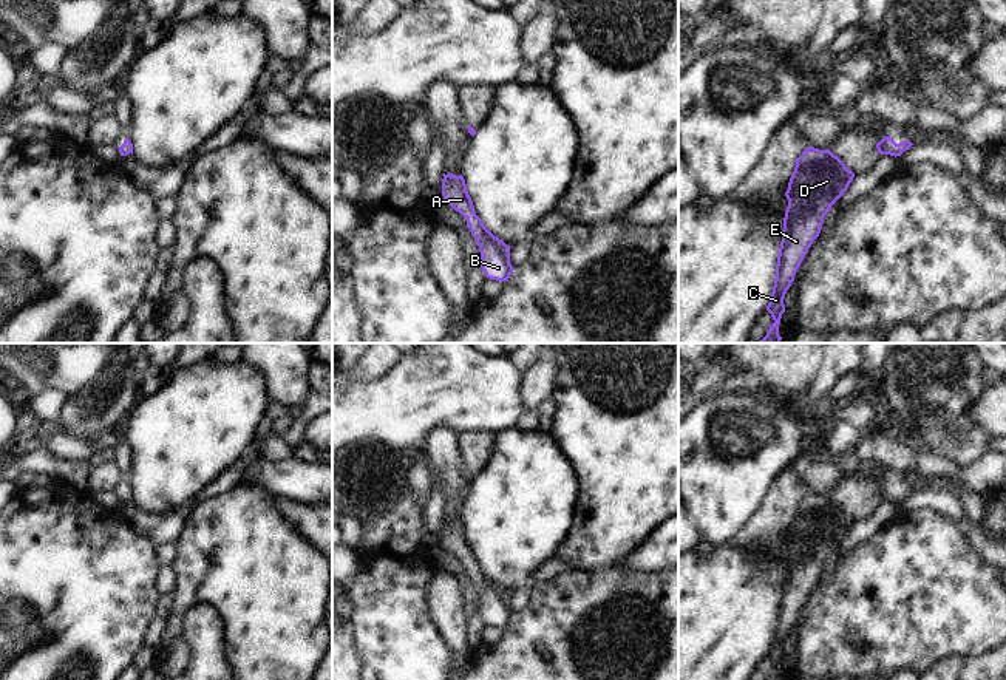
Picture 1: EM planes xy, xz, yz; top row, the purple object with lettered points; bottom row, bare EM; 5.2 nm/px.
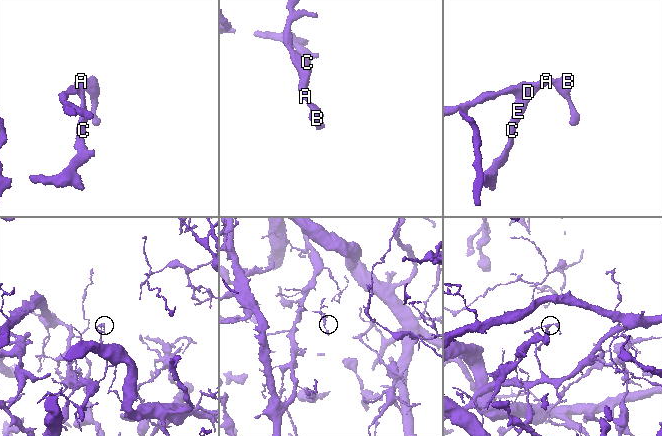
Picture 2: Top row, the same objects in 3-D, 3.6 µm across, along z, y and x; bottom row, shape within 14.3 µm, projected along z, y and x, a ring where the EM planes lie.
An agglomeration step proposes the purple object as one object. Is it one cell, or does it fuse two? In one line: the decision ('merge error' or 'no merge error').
no merge error

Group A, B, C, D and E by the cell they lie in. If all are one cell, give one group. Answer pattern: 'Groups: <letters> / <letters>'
Groups: A B C D E

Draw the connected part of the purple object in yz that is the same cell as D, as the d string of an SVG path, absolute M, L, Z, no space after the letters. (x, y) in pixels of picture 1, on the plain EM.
M808 493L796 507L785 542L782 587L776 610L776 626L766 657L774 669L766 680L779 680L783 644L813 587L819 583L824 564L844 541L855 519L830 496Z

